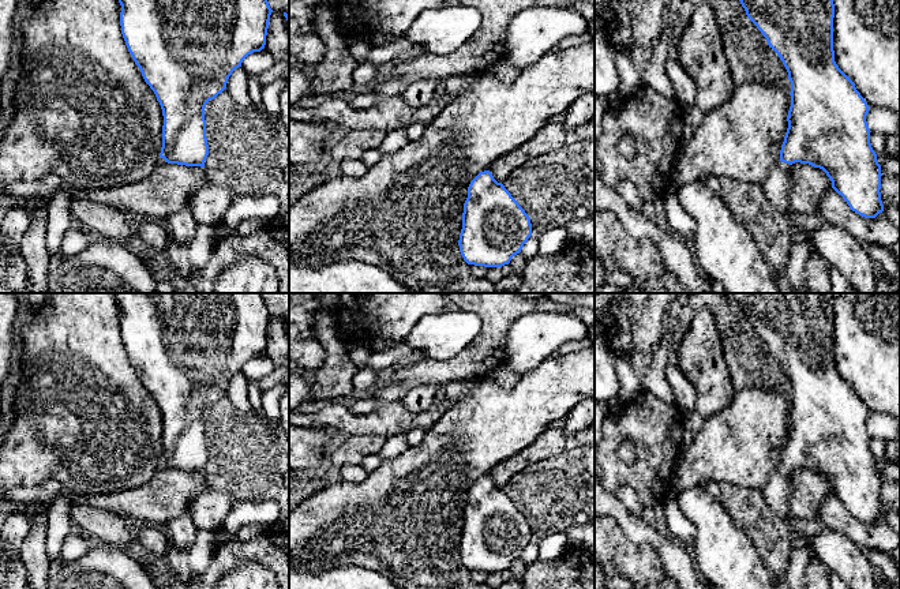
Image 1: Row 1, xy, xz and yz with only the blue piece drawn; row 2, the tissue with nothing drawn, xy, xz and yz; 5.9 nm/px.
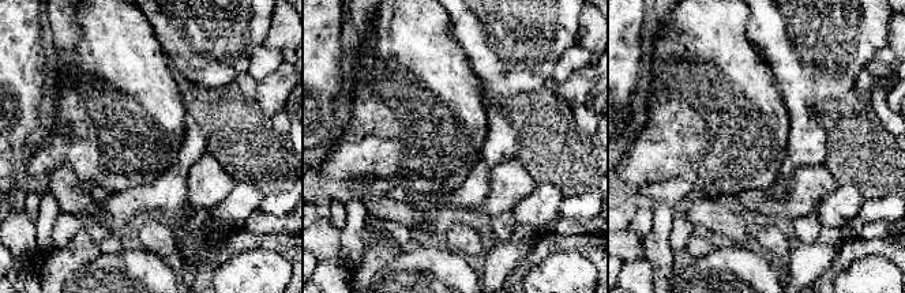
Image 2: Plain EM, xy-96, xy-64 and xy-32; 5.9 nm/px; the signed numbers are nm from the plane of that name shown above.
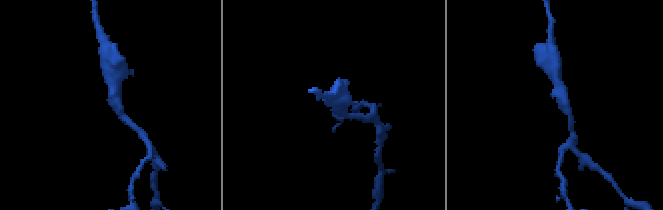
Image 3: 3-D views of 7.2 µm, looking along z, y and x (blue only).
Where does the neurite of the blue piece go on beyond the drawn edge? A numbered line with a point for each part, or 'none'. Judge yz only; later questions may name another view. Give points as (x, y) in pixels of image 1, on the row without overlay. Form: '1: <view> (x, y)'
1: yz (777, 490)

